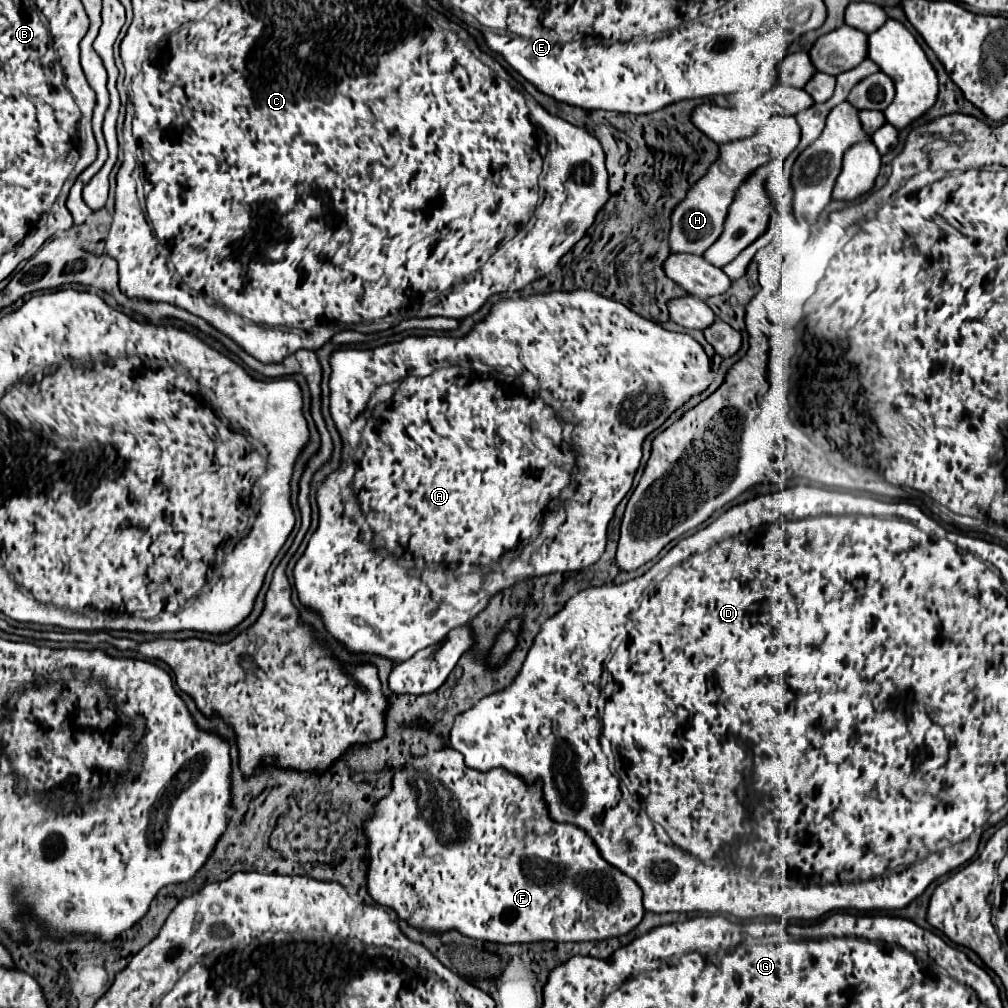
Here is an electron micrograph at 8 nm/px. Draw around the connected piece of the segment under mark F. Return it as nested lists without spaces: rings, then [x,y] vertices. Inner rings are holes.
[[[445,748],[439,752],[429,752],[421,758],[409,758],[405,762],[405,768],[395,774],[393,778],[393,792],[375,804],[373,818],[365,824],[365,836],[369,836],[369,872],[367,872],[367,888],[369,894],[383,906],[391,906],[399,918],[407,920],[411,926],[419,930],[435,930],[445,932],[449,928],[457,928],[461,934],[469,938],[489,940],[489,942],[501,942],[501,944],[523,944],[523,942],[541,942],[541,940],[553,940],[553,942],[583,942],[583,940],[607,940],[613,936],[627,934],[633,930],[643,914],[643,894],[635,880],[613,868],[609,862],[601,860],[601,854],[597,848],[593,848],[589,836],[581,832],[579,828],[573,828],[569,824],[553,824],[545,812],[545,802],[541,800],[541,790],[537,784],[525,784],[523,780],[517,780],[517,776],[509,776],[509,772],[491,770],[487,774],[473,772],[471,768],[465,768],[463,756],[457,754],[453,748]],[[593,920],[591,928],[585,928],[585,922]]]

